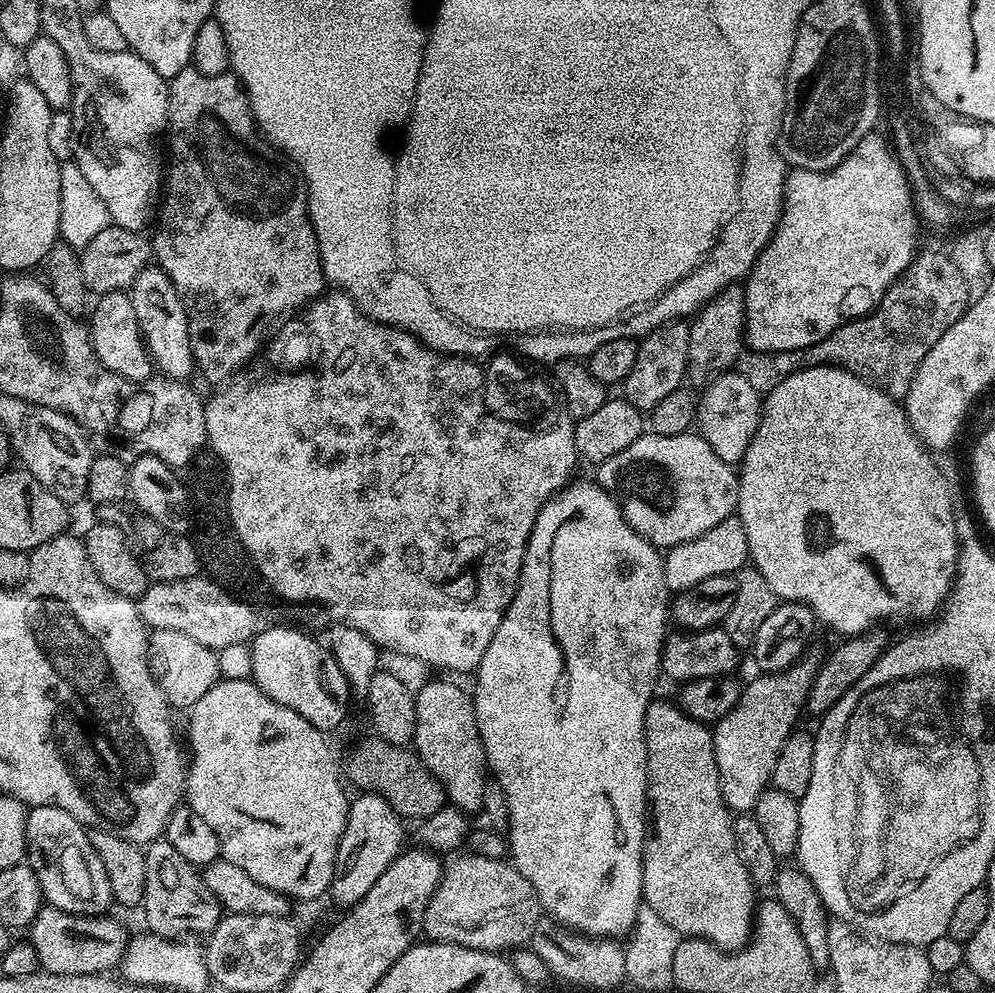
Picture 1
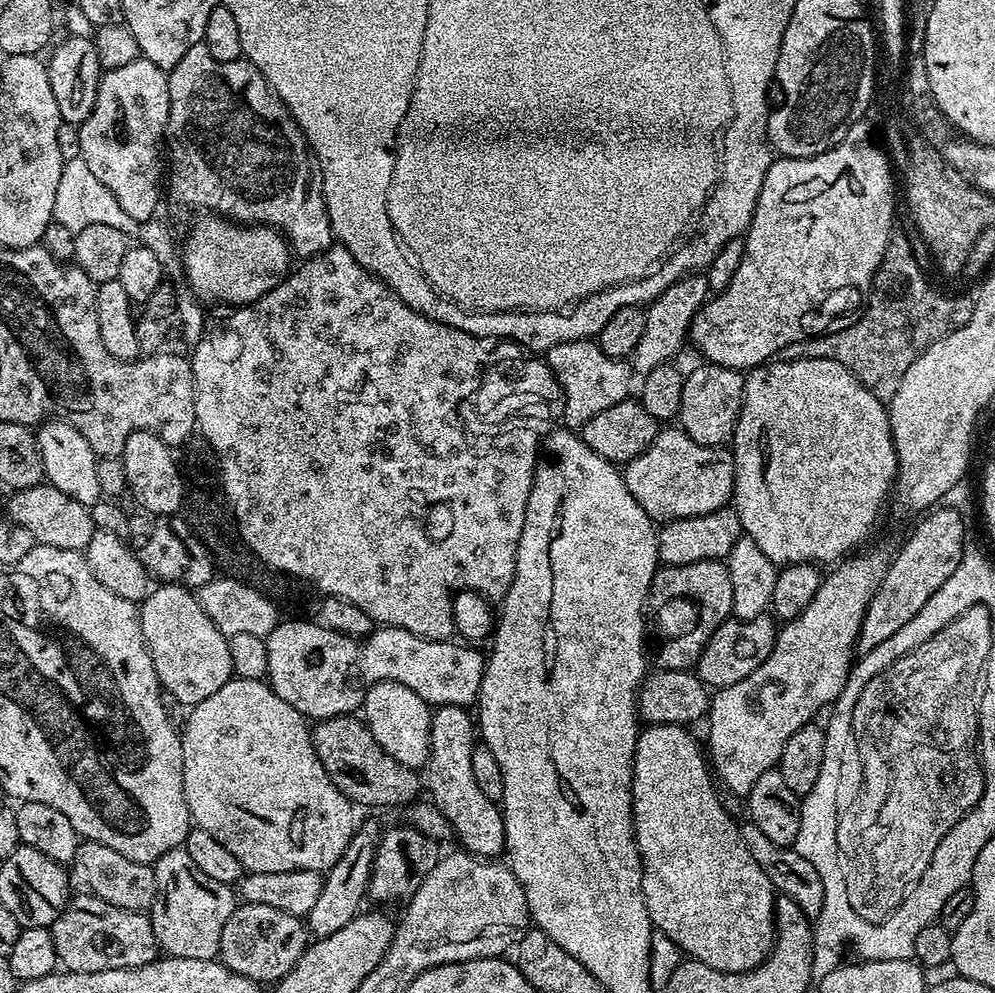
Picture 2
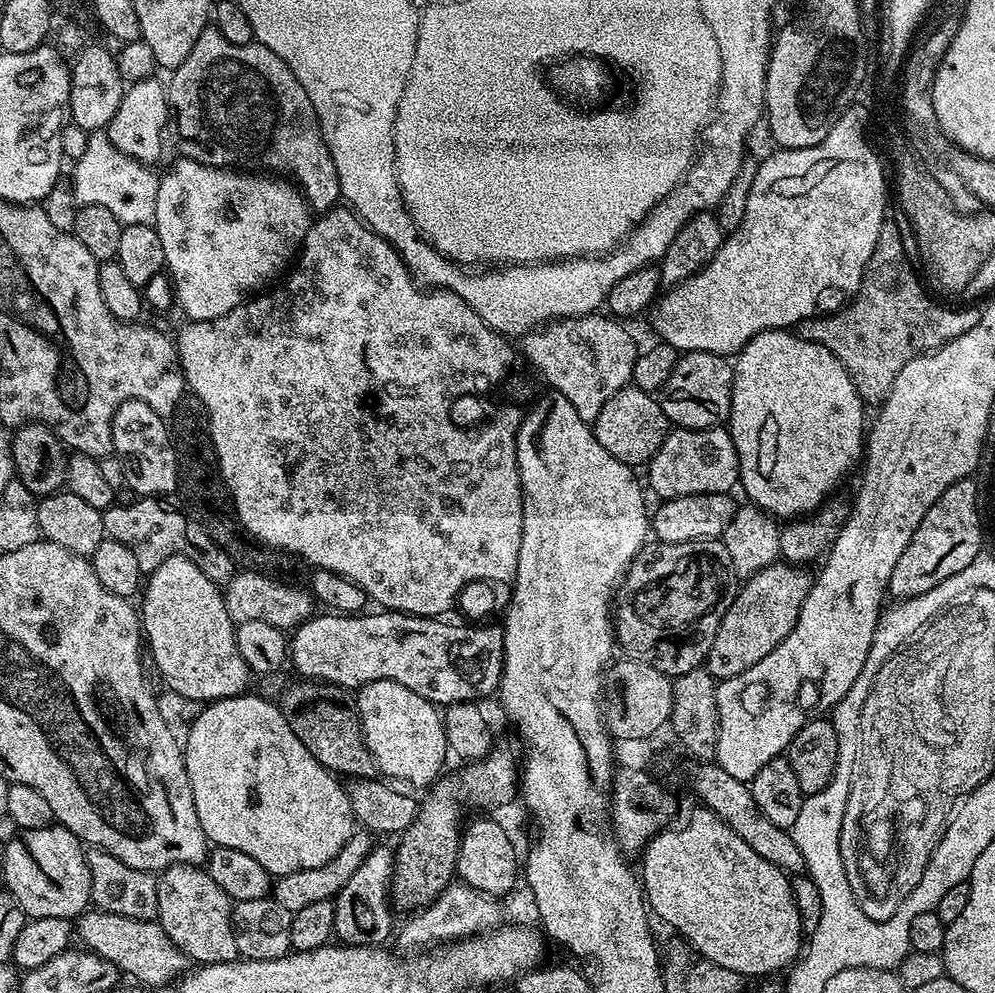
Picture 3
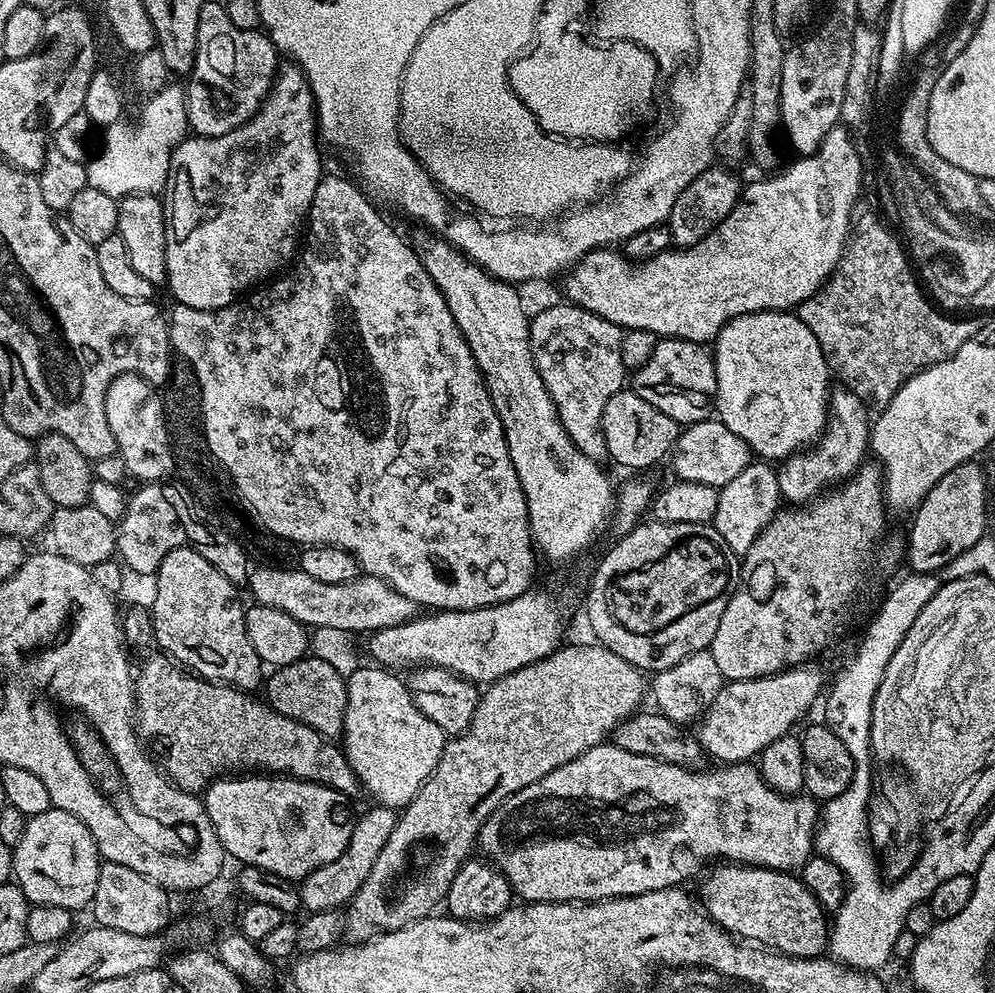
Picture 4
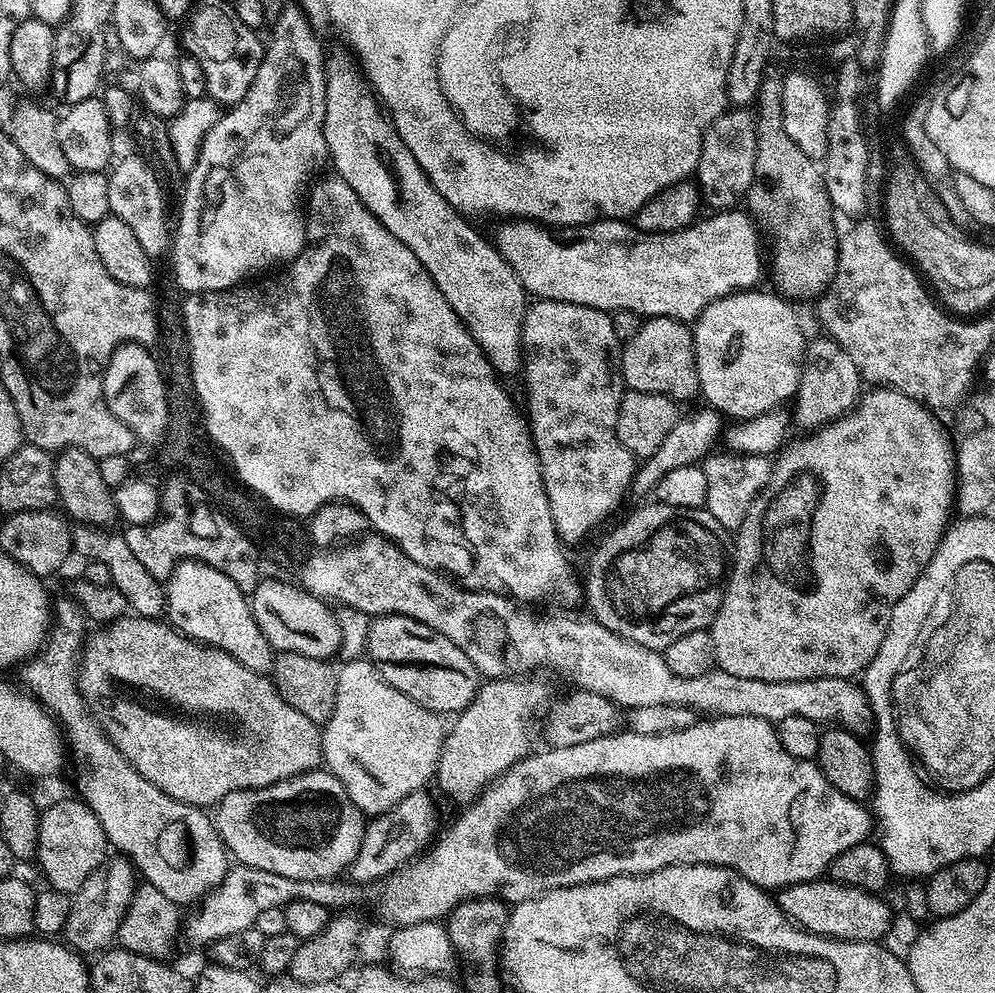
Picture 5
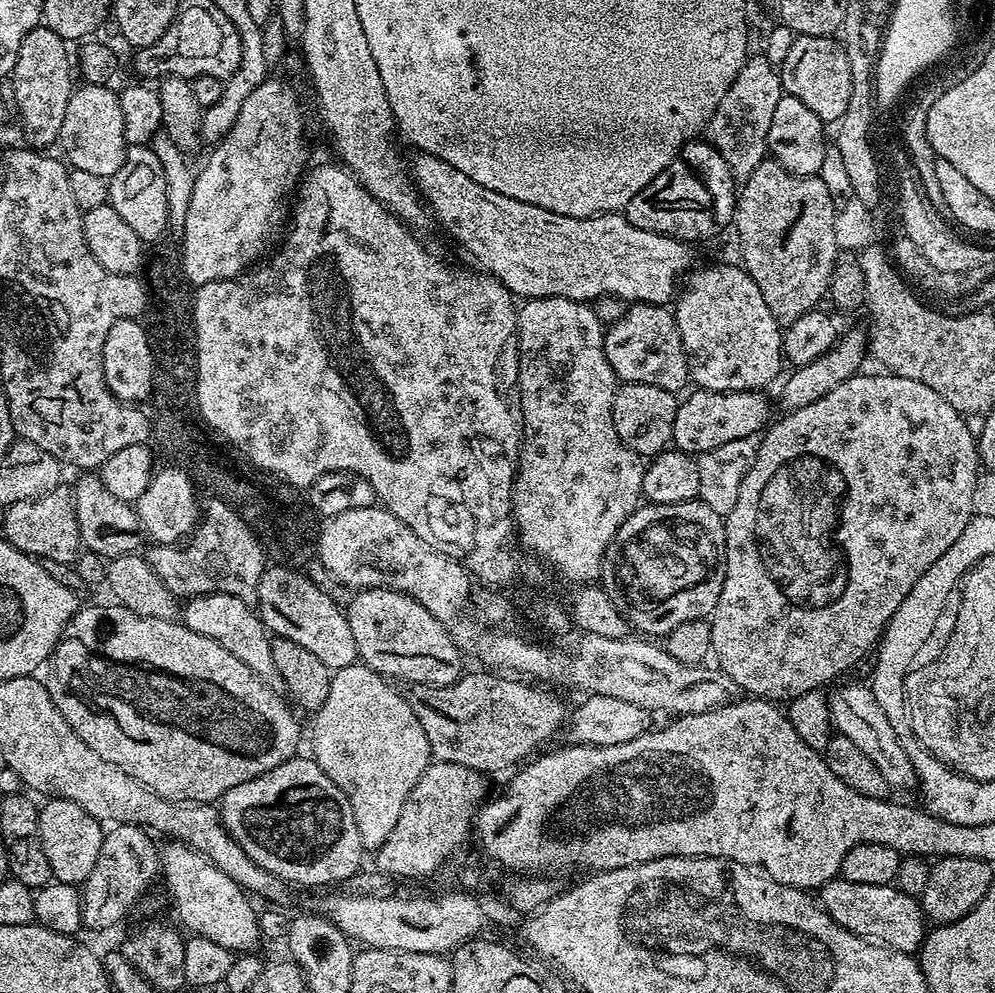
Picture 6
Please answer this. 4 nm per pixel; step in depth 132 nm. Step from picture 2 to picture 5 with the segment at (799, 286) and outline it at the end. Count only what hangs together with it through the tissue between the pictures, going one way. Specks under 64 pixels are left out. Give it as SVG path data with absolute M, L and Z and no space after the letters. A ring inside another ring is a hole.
M720 210L715 214L708 214L703 218L697 219L691 226L678 230L677 232L644 232L636 227L635 223L627 219L622 220L593 220L590 224L578 224L575 228L562 228L559 226L549 226L534 220L508 218L503 221L504 224L494 235L496 249L502 254L502 258L518 274L522 282L524 291L529 297L536 300L557 300L558 302L570 302L578 306L590 306L606 313L617 312L618 310L634 310L642 318L651 318L653 316L665 316L675 320L685 322L695 321L700 315L700 311L710 302L714 302L723 296L729 296L731 292L743 292L757 287L760 280L760 244L756 241L757 225L754 223L751 215L744 210Z

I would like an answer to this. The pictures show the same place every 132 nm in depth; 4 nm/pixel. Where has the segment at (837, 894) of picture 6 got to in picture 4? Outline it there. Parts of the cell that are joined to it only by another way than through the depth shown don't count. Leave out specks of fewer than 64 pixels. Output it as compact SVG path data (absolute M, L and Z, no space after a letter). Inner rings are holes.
M720 862L700 884L702 907L725 932L765 948L783 952L785 956L818 956L828 947L829 917L824 917L825 905L805 886L799 875L780 872L777 868L756 868L753 864Z

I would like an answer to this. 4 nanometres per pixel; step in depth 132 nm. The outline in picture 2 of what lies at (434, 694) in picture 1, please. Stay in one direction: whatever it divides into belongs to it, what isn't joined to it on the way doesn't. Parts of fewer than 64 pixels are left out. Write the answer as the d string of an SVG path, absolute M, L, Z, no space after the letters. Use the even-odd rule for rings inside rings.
M445 704L433 711L426 765L426 792L432 803L438 806L438 810L446 814L455 839L460 839L459 847L463 851L481 858L496 858L504 852L506 842L504 813L497 801L482 794L478 781L474 779L470 754L474 754L478 743L478 728L473 717L471 720L468 714L468 708Z

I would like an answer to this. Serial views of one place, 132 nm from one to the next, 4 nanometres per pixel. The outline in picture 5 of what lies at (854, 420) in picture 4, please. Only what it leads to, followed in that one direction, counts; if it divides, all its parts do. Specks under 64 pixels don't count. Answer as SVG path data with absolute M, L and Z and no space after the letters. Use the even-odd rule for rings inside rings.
M820 334L817 340L809 339L804 349L804 362L800 369L800 381L796 387L796 395L794 405L796 409L791 409L790 420L793 425L796 424L800 430L815 430L823 428L825 424L831 420L836 420L840 416L844 416L847 412L852 411L856 406L856 401L862 395L862 377L858 366L854 366L854 358L850 358L850 354L846 354L846 350L842 350L842 346L831 336Z

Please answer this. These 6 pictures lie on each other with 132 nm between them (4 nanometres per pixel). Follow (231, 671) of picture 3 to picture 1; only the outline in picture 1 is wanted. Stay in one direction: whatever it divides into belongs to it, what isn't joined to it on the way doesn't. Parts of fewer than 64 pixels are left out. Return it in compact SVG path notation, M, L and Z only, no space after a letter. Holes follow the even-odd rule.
M155 630L149 635L148 664L173 709L191 710L198 698L202 698L202 694L206 694L206 690L220 679L216 652L202 646L202 642L194 642L190 634L182 634L178 630Z

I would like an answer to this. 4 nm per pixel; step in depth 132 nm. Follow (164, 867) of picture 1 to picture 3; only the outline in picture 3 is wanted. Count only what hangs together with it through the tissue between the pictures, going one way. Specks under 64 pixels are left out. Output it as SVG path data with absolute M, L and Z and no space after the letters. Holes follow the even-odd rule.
M172 864L156 876L158 914L156 920L189 961L197 965L217 964L237 959L232 929L233 901L210 878L203 867L194 864Z

